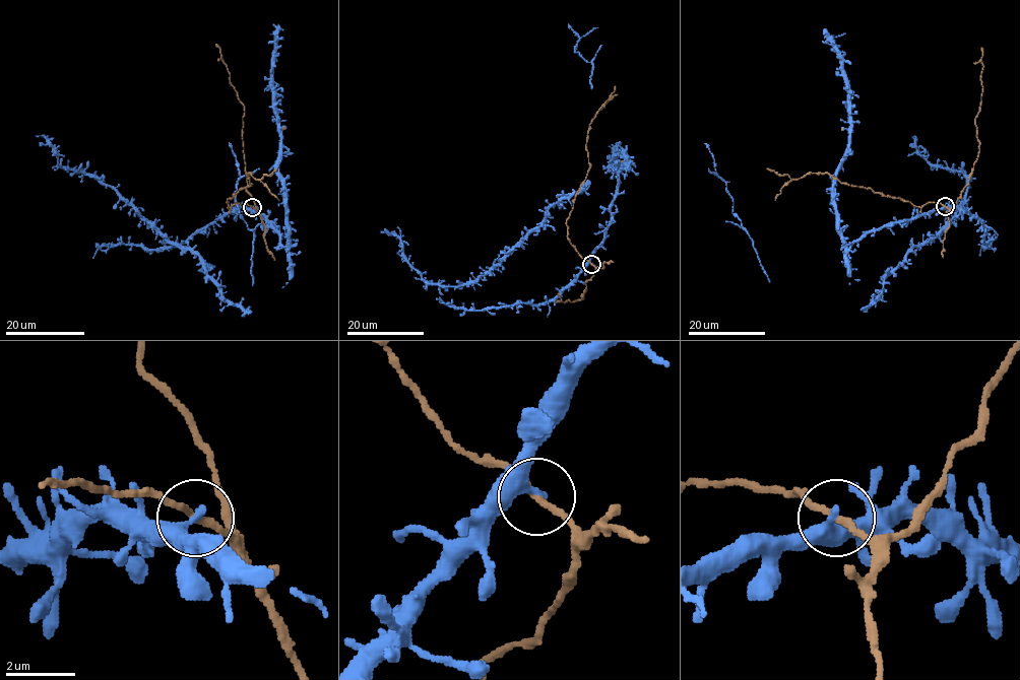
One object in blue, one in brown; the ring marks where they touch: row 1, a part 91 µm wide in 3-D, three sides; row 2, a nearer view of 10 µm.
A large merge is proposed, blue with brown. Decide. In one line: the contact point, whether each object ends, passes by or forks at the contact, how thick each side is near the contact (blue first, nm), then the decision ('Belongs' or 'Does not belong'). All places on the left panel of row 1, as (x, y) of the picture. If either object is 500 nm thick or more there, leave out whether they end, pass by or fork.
Place: (252, 207). At the ring blue ends. At the ring brown passes by. Thickness 400 nm (blue) against 170 nm. Belongs

